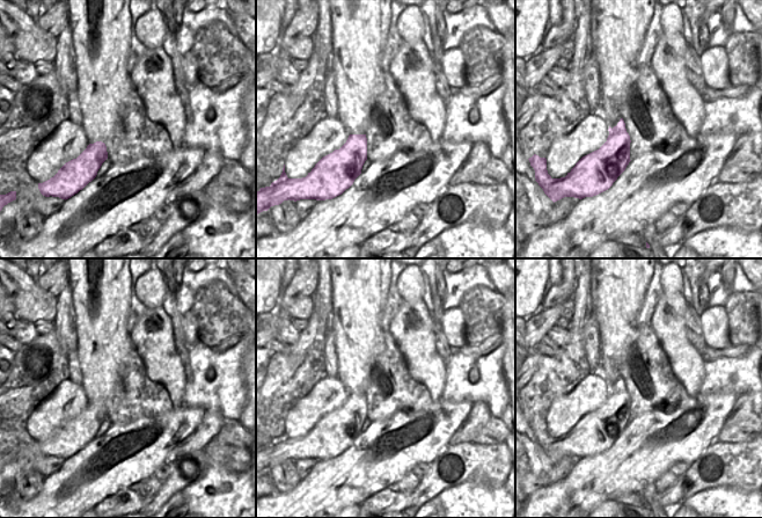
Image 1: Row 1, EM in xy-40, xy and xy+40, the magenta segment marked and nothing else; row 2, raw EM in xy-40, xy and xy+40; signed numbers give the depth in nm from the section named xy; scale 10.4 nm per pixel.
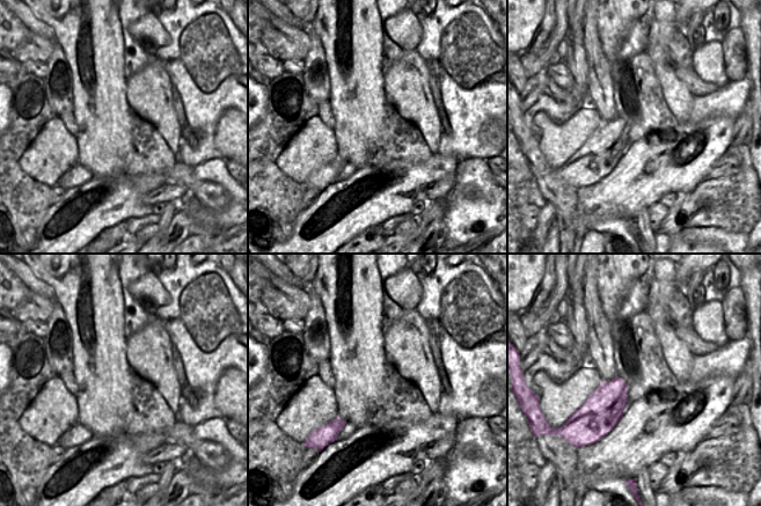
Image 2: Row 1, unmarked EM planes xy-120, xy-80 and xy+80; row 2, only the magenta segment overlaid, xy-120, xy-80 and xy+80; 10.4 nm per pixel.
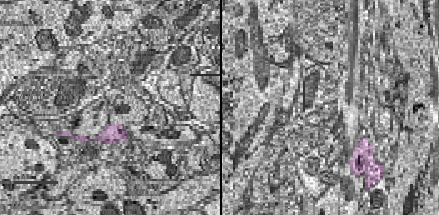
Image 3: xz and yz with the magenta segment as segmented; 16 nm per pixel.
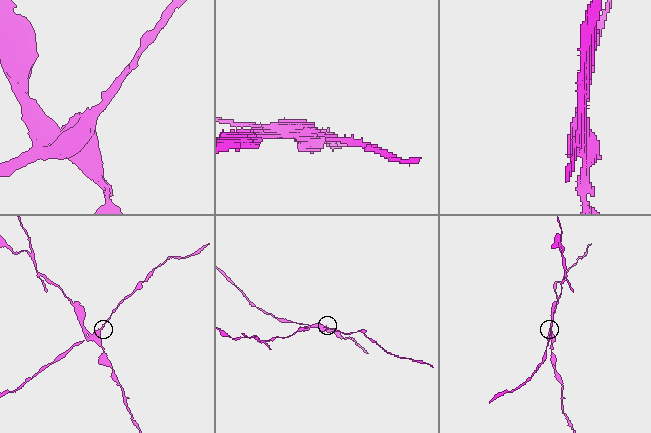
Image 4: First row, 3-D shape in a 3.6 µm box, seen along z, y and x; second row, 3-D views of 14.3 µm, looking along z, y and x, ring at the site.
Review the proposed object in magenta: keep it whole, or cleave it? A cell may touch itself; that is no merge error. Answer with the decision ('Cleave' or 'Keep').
Cleave.

